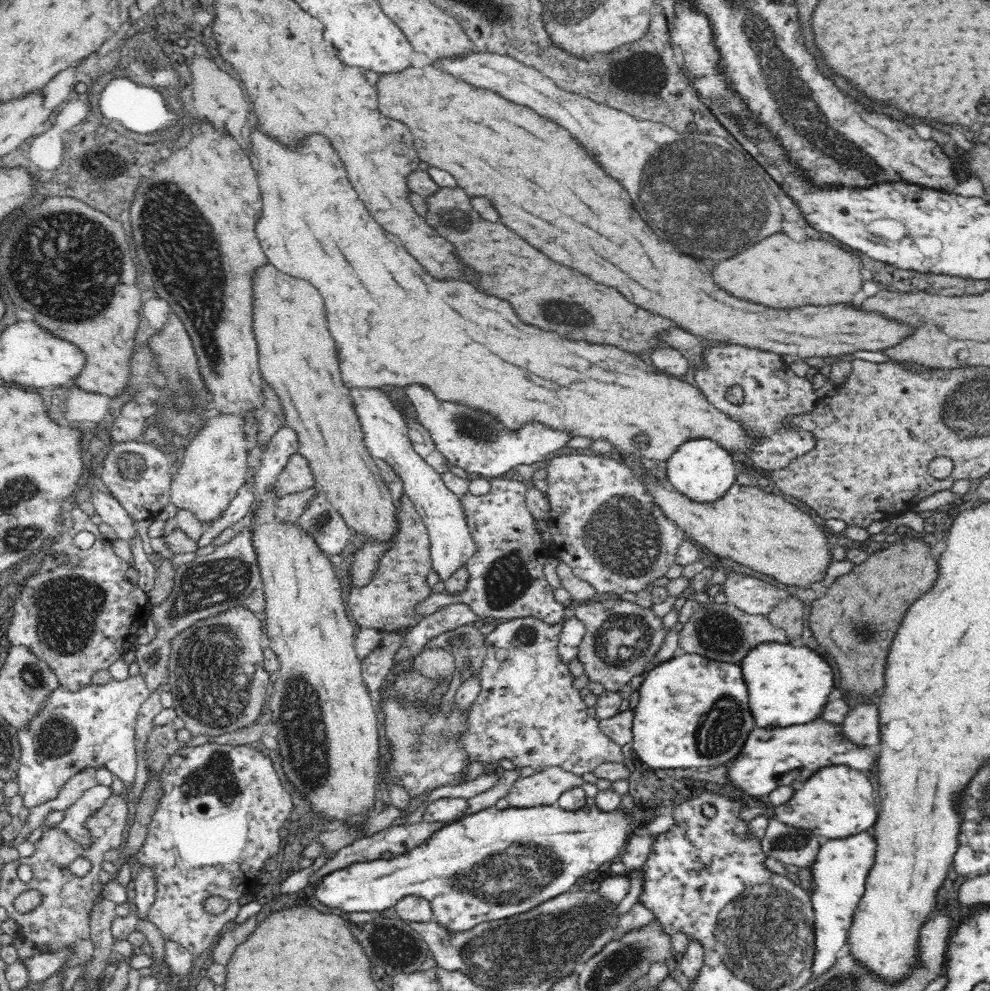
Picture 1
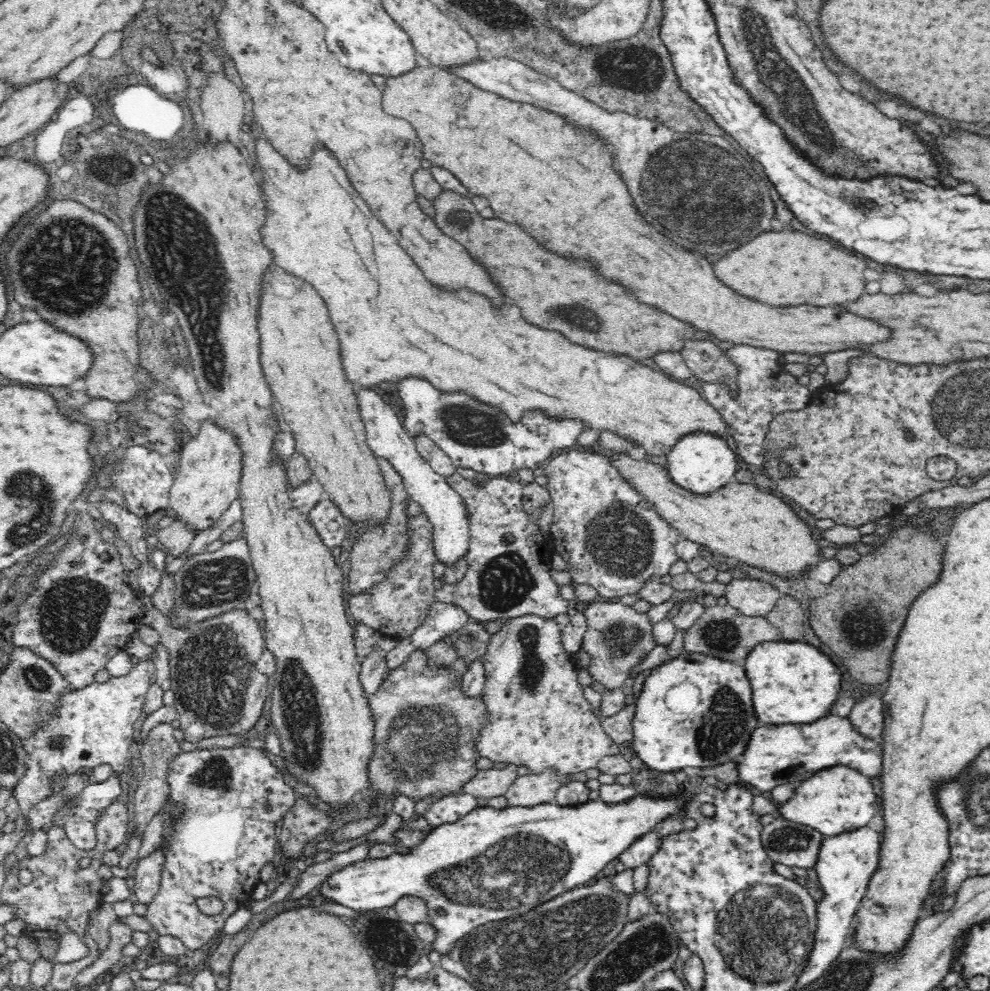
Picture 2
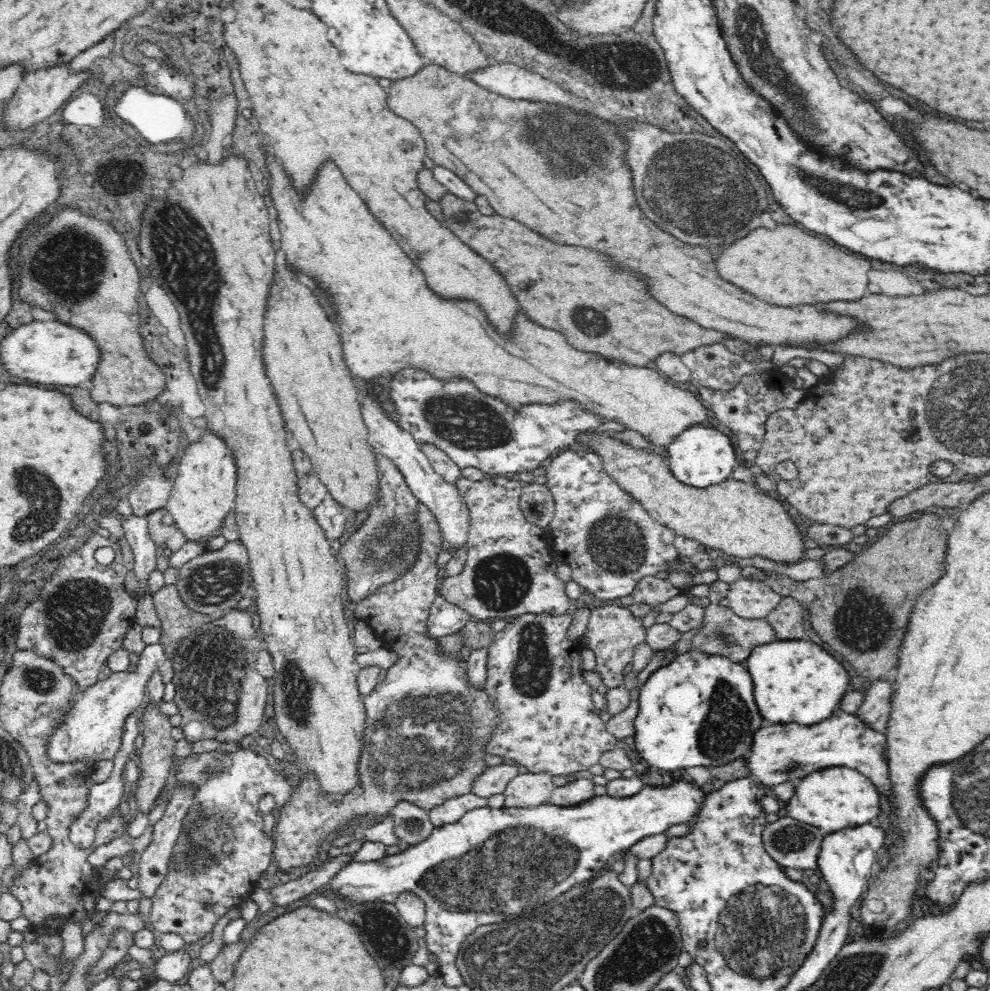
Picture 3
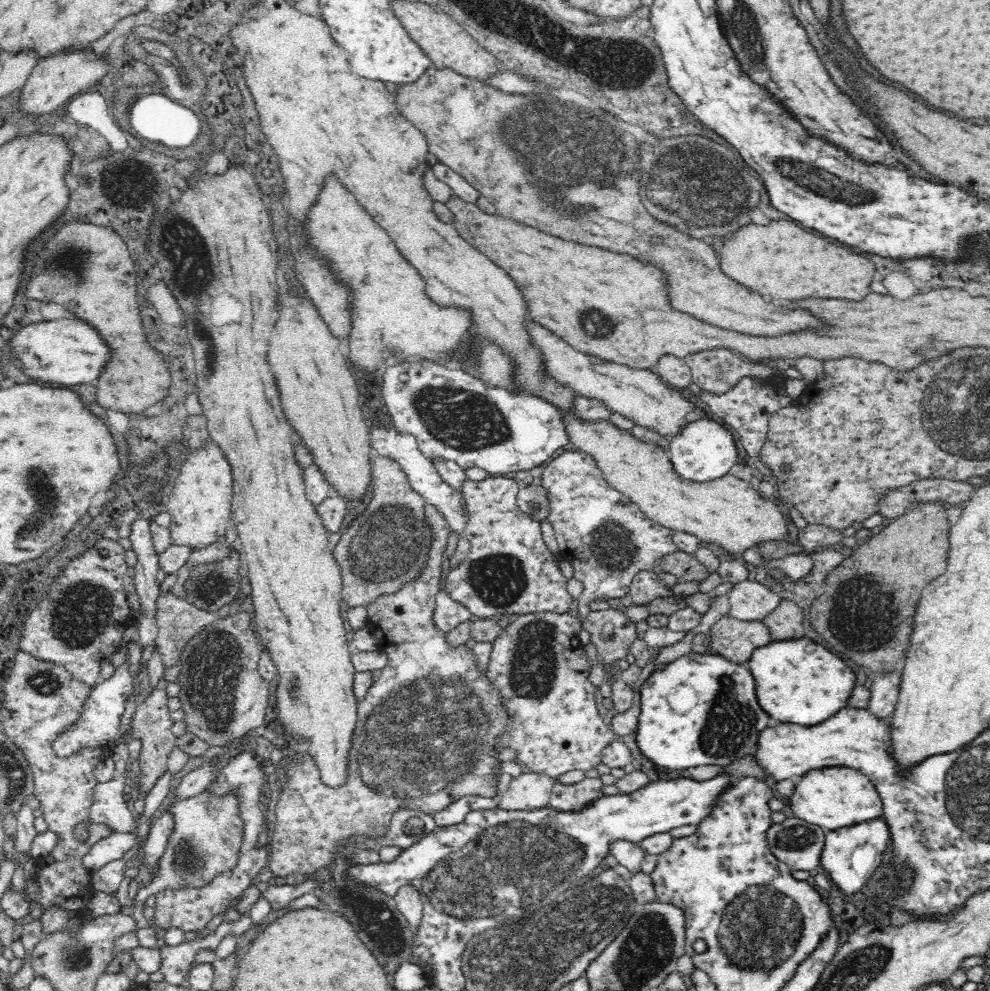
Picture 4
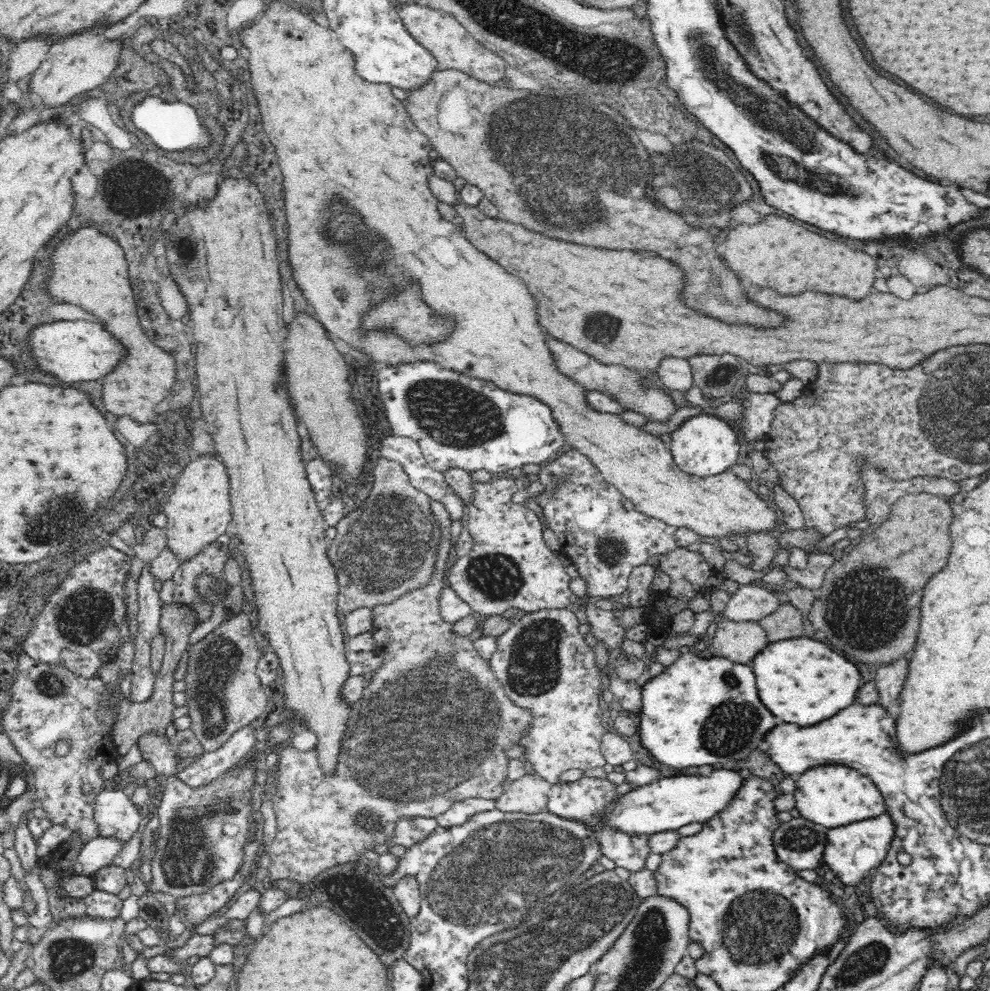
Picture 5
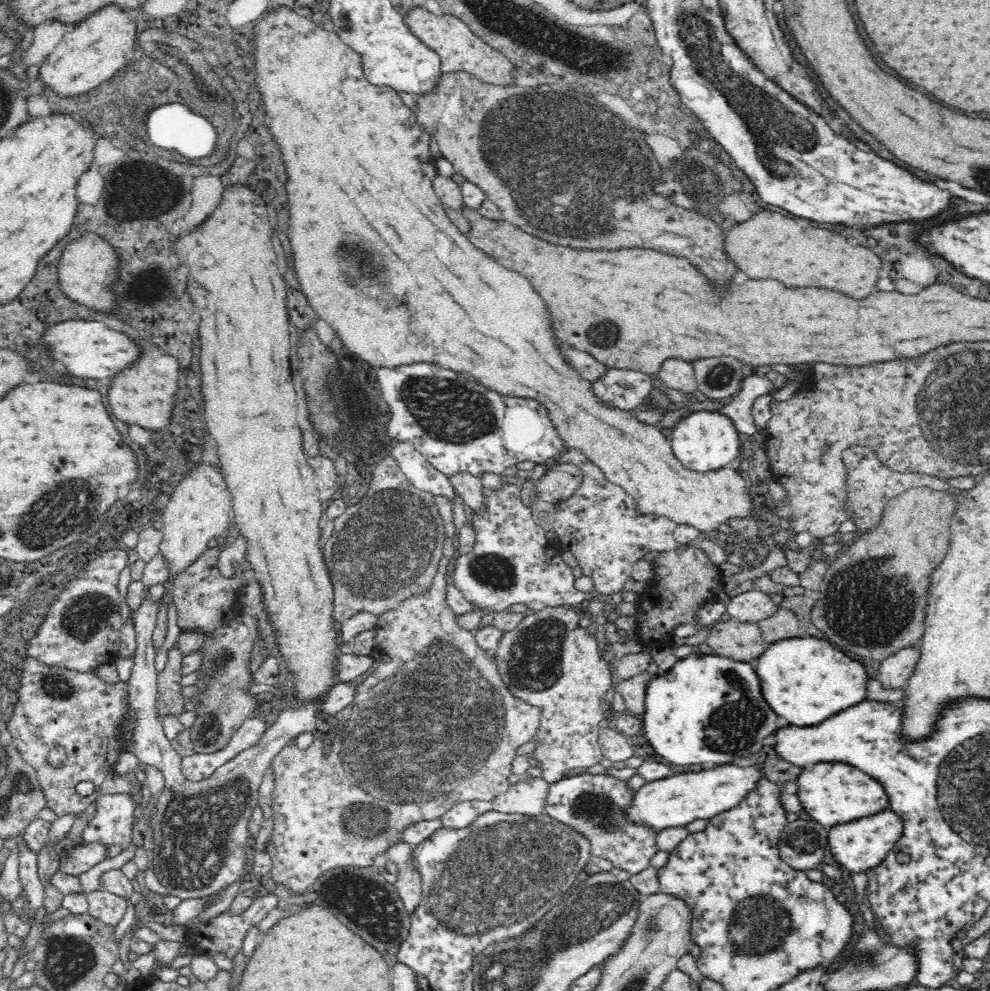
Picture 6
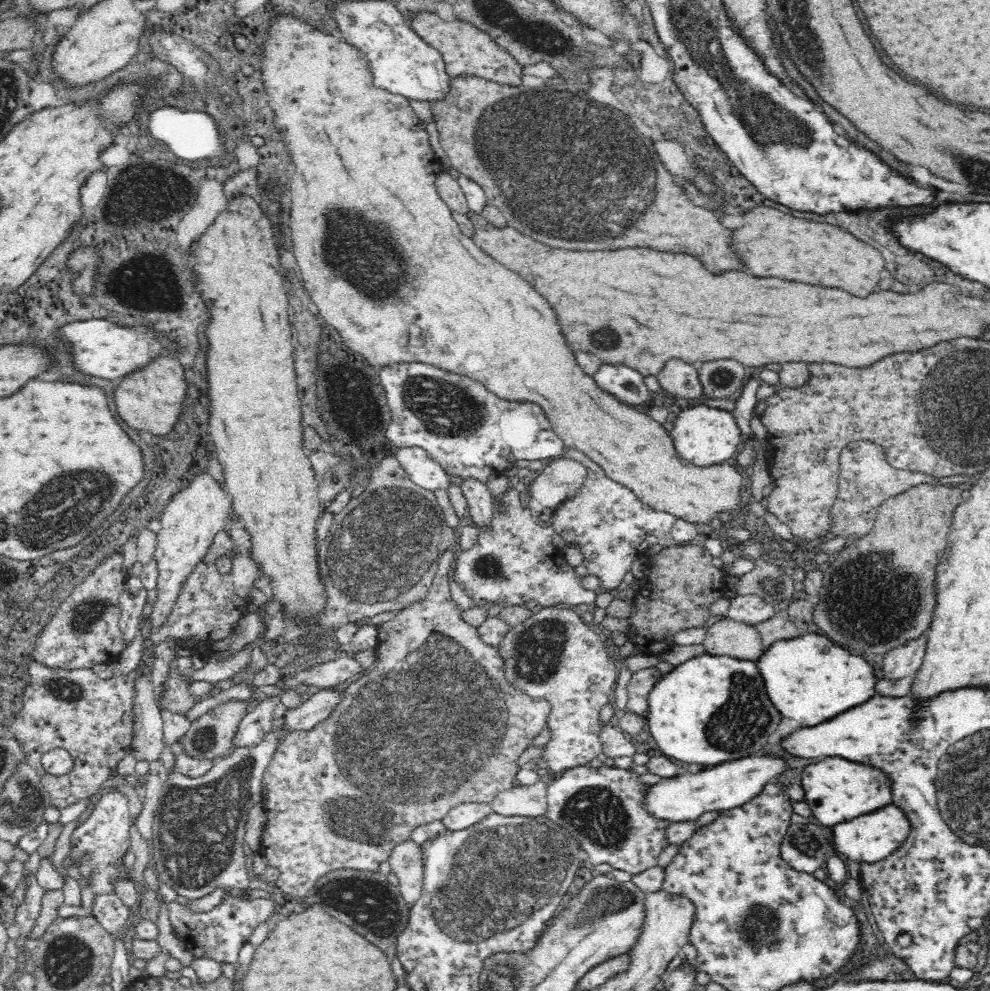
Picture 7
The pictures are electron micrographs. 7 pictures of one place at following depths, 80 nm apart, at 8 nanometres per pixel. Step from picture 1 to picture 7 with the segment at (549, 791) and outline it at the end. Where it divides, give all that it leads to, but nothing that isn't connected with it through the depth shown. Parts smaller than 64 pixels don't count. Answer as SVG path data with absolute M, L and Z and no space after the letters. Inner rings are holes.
M538 781L530 786L517 786L497 794L490 802L493 812L502 816L538 817L545 814L548 808L547 785Z

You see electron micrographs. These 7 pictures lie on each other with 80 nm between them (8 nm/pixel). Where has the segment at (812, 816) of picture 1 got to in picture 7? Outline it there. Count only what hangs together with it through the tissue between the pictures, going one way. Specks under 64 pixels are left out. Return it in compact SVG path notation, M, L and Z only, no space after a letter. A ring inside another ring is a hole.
M828 756L816 764L810 764L802 774L802 784L806 790L806 802L812 806L814 816L822 824L830 826L892 804L892 780L884 770L846 760L842 756Z

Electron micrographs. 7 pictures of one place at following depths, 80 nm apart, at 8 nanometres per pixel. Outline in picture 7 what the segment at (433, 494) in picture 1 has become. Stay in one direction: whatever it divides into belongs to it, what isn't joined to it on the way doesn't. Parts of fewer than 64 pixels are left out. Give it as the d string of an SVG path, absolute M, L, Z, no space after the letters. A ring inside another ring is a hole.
M422 447L400 448L394 456L410 473L412 481L420 487L434 492L436 489L446 489L450 486L451 482L447 477L446 470L430 456L426 449Z

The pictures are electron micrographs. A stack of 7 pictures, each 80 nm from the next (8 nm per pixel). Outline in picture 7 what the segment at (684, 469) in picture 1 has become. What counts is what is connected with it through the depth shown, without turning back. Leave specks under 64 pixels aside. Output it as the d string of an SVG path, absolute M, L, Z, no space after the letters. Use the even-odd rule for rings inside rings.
M704 402L698 406L690 405L689 408L680 410L678 418L673 423L674 428L670 430L670 433L674 439L676 451L680 453L680 456L697 465L729 463L738 444L742 441L743 434L740 433L732 412L706 406Z

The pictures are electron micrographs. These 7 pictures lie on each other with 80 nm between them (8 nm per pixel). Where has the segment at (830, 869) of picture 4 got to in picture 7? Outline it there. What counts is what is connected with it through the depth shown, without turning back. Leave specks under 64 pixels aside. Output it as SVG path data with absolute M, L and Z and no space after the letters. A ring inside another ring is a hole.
M894 804L880 808L876 812L858 816L854 820L850 819L844 824L836 824L832 838L836 838L836 842L832 840L832 844L836 846L836 852L845 856L848 860L856 862L874 863L884 860L884 858L892 855L892 852L898 851L908 839L910 835L910 820L906 816L906 812Z

